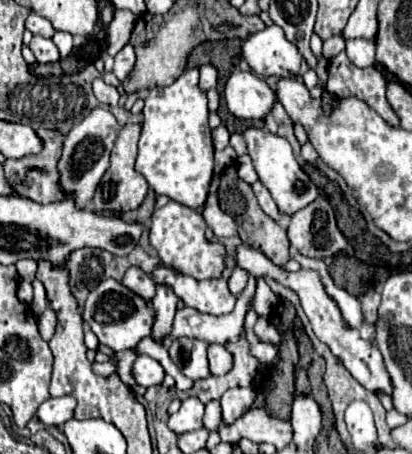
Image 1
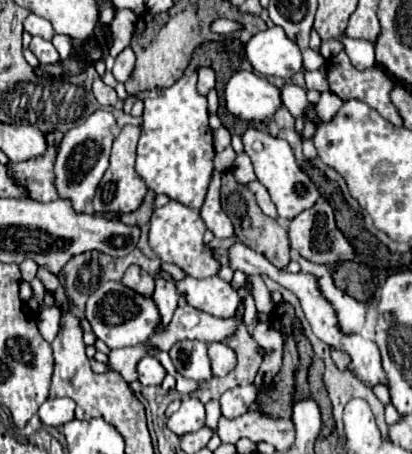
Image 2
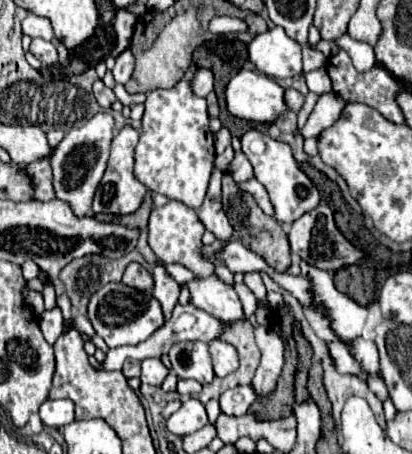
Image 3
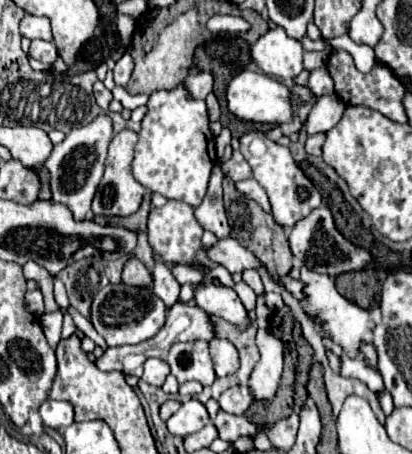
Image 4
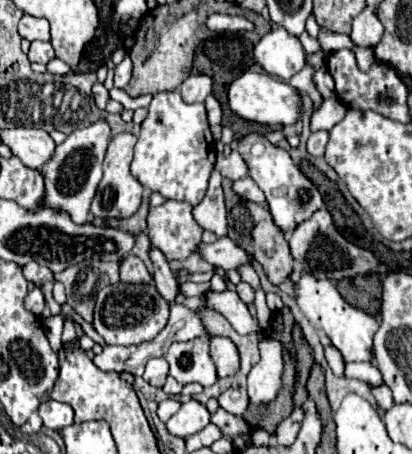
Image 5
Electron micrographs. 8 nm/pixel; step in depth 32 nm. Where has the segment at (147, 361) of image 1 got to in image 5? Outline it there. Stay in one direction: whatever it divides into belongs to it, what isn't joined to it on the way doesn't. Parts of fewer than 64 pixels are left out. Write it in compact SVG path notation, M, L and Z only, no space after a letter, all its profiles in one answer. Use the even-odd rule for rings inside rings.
M152 358L152 360L148 360L146 370L144 370L144 380L148 384L162 388L164 382L166 382L166 376L168 376L168 362L164 358Z

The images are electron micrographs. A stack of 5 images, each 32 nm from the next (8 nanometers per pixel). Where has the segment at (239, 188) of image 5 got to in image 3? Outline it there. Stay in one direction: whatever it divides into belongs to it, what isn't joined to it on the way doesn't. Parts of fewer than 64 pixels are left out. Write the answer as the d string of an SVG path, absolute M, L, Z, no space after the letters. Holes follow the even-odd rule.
M256 178L246 180L246 182L240 182L238 188L240 188L242 192L248 192L248 194L258 202L258 206L260 206L266 214L270 214L270 216L274 214L274 212L272 212L272 204L270 204L270 200L268 200L268 192L264 192L264 186L262 186Z

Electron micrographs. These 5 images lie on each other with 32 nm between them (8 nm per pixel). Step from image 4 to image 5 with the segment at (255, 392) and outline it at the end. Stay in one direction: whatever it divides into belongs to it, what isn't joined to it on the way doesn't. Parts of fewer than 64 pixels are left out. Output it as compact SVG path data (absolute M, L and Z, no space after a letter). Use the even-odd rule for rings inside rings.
M260 334L260 362L248 374L250 404L270 404L280 392L282 346L278 340Z

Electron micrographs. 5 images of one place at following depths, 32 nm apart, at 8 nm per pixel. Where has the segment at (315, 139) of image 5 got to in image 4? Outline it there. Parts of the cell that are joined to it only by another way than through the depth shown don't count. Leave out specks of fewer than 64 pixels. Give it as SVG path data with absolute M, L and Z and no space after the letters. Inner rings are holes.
M320 132L320 134L312 134L308 140L306 140L306 152L310 156L322 156L322 144L326 140L326 134Z

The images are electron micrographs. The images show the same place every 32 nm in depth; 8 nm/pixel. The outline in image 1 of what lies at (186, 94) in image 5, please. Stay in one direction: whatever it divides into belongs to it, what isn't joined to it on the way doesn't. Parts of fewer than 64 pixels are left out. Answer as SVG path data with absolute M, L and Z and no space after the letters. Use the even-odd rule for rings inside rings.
M210 64L200 66L200 82L198 82L198 86L200 86L202 92L208 92L210 88L216 86L216 70Z

